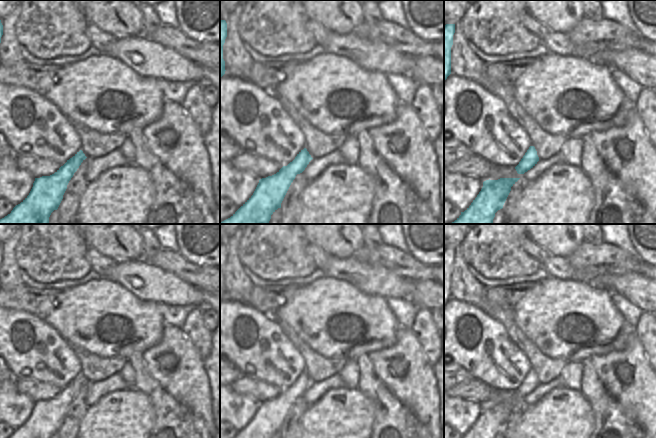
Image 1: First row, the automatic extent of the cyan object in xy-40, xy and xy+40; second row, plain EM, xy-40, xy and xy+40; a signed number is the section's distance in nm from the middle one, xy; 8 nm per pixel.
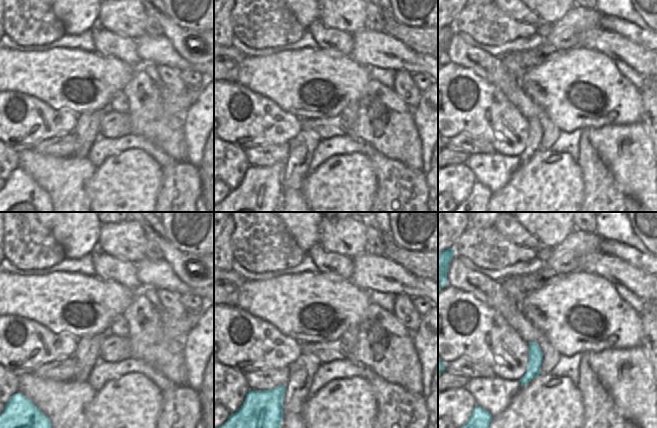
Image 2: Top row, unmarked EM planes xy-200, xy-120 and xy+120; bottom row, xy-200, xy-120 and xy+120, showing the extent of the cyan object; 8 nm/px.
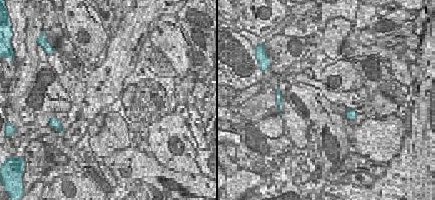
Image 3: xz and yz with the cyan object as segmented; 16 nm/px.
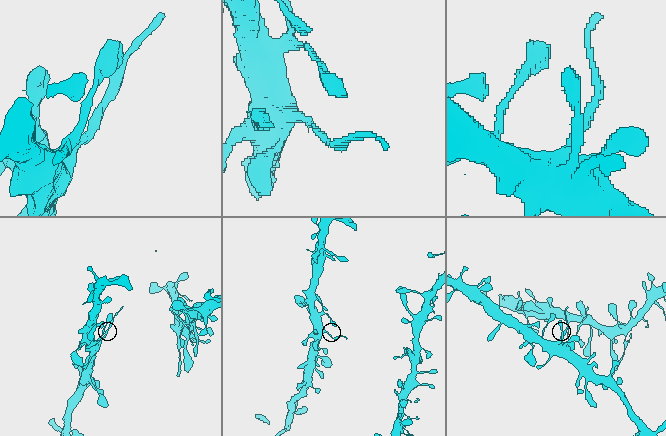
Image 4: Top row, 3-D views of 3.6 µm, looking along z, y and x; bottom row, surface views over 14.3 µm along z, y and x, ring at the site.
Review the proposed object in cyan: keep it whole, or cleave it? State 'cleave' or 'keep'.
cleave

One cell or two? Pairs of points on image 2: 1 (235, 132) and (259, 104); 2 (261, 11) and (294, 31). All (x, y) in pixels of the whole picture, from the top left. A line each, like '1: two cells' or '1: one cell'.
1: one cell
2: one cell

